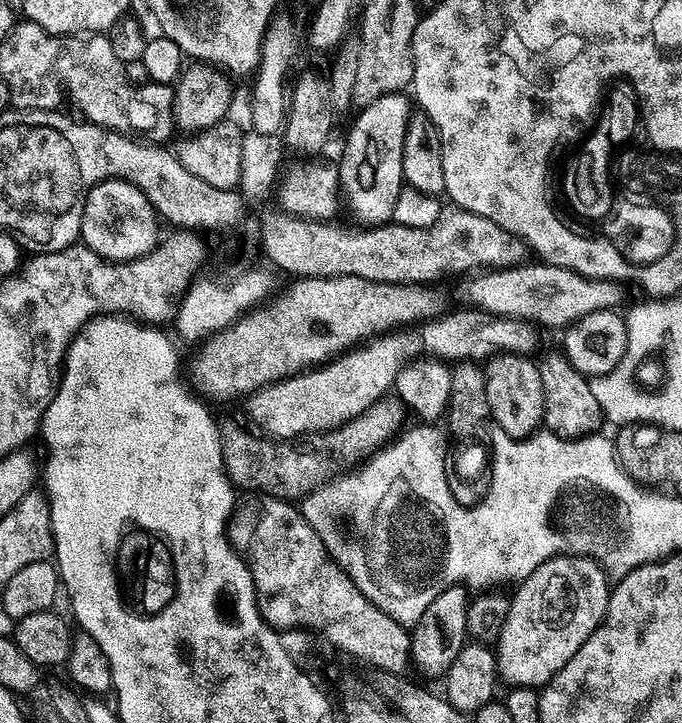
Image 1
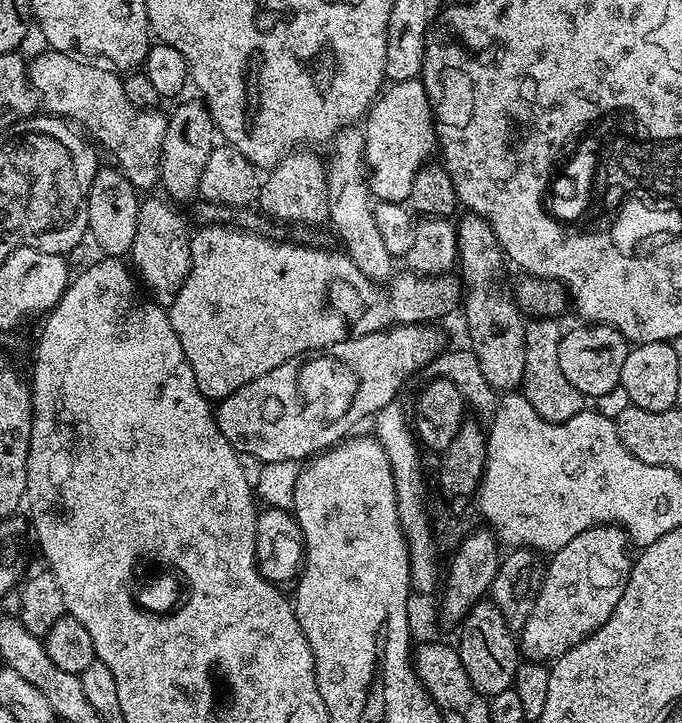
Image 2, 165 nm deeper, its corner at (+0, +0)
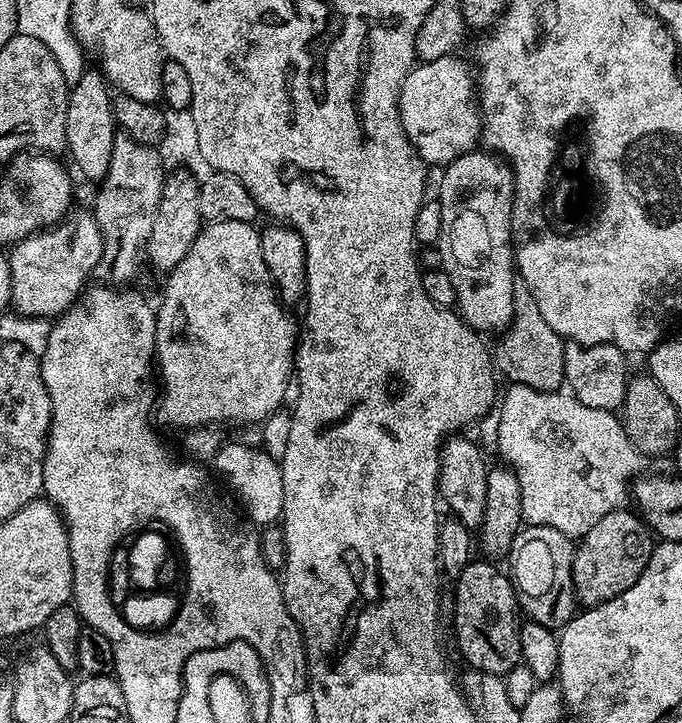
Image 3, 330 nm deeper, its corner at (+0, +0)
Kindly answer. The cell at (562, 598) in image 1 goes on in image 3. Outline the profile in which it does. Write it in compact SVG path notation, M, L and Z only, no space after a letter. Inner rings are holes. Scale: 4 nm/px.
M617 510L598 518L588 533L579 537L572 563L572 581L581 605L601 604L622 594L622 590L630 590L630 586L638 582L642 570L646 570L654 540L644 520L635 511L628 511Z

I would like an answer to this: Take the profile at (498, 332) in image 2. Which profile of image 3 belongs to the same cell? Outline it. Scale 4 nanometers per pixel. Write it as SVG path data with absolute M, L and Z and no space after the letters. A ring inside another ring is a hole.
M473 150L462 154L443 169L444 177L440 180L438 203L442 210L442 234L438 251L442 271L450 278L454 287L455 298L461 319L475 330L502 332L512 323L513 290L516 283L516 262L512 242L512 181L511 167L501 157L487 150Z

